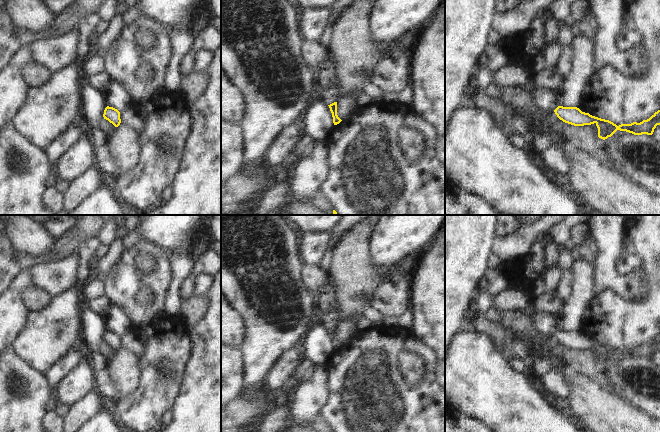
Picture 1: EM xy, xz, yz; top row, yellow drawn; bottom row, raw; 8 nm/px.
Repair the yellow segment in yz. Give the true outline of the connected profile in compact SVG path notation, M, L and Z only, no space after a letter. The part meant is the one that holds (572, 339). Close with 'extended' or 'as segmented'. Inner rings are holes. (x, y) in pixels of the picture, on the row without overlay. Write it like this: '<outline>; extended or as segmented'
M558 330L554 336L560 344L574 350L584 350L595 347L598 352L598 361L603 364L611 361L617 354L626 355L634 359L652 359L656 350L660 349L660 334L655 336L649 343L643 344L640 347L633 346L619 350L609 344L582 336L577 331Z; as segmented

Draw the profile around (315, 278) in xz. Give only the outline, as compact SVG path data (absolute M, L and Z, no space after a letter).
M306 265L303 276L304 284L317 299L320 298L330 279L330 273L325 272L322 265Z

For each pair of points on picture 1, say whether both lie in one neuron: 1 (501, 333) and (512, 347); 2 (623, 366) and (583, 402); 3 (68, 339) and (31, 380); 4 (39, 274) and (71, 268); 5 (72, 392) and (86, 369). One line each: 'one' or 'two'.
1: two
2: two
3: two
4: one
5: one

